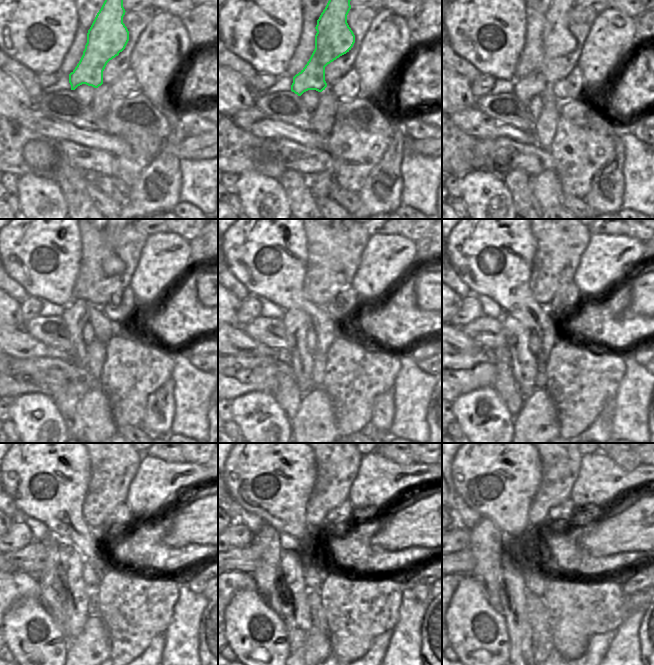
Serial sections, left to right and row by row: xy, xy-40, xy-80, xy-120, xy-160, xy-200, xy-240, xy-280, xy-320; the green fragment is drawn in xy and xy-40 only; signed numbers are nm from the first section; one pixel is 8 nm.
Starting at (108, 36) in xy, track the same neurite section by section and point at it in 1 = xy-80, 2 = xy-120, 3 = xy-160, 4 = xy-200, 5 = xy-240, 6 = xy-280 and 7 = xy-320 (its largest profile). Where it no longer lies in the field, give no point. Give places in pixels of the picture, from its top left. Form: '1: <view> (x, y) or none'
1: xy-80 (558, 41)
2: xy-120 (76, 315)
3: xy-160 (297, 323)
4: xy-200 (521, 365)
5: xy-240 (71, 593)
6: xy-280 (295, 614)
7: xy-320 (513, 591)

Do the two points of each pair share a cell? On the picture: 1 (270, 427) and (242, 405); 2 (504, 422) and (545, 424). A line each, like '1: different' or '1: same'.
1: same
2: different

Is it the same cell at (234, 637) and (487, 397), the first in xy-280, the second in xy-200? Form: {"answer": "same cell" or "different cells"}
{"answer": "same cell"}

